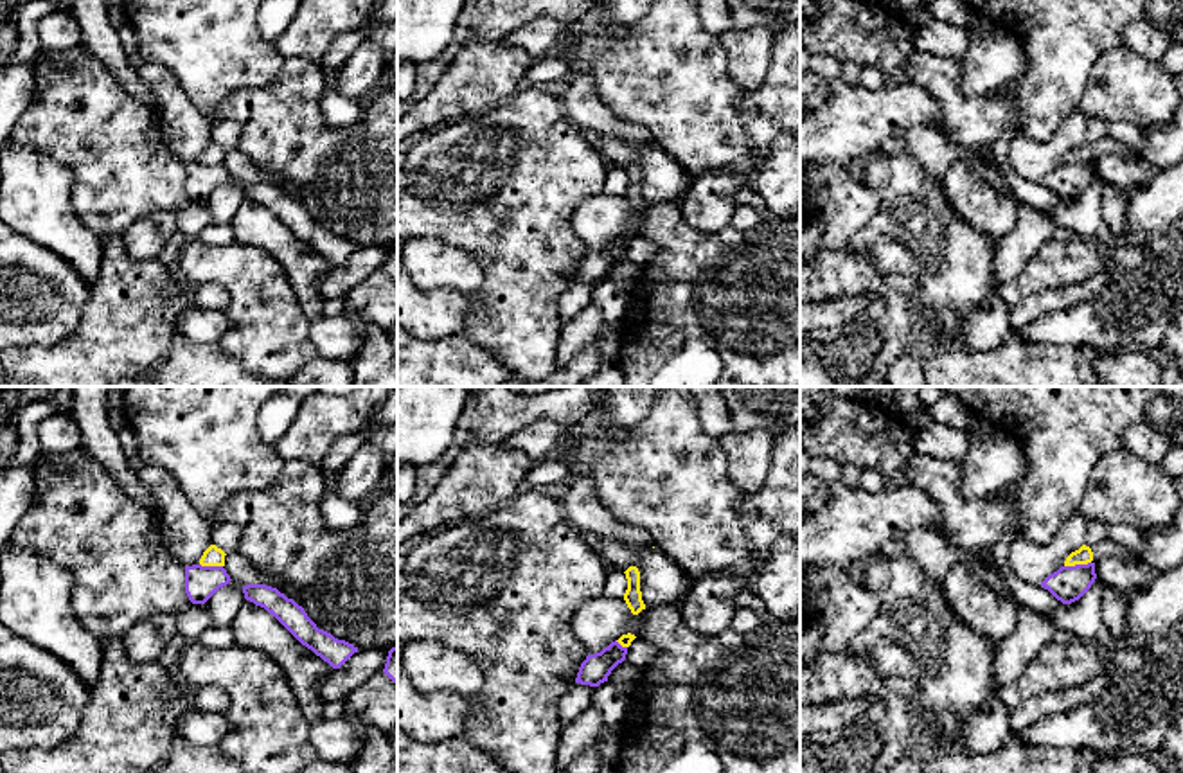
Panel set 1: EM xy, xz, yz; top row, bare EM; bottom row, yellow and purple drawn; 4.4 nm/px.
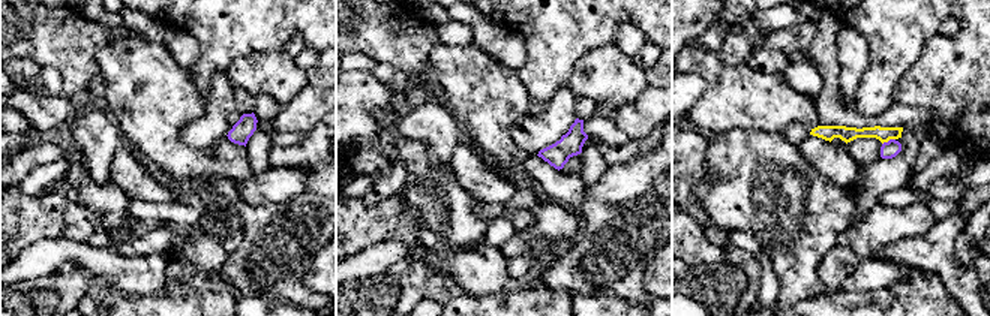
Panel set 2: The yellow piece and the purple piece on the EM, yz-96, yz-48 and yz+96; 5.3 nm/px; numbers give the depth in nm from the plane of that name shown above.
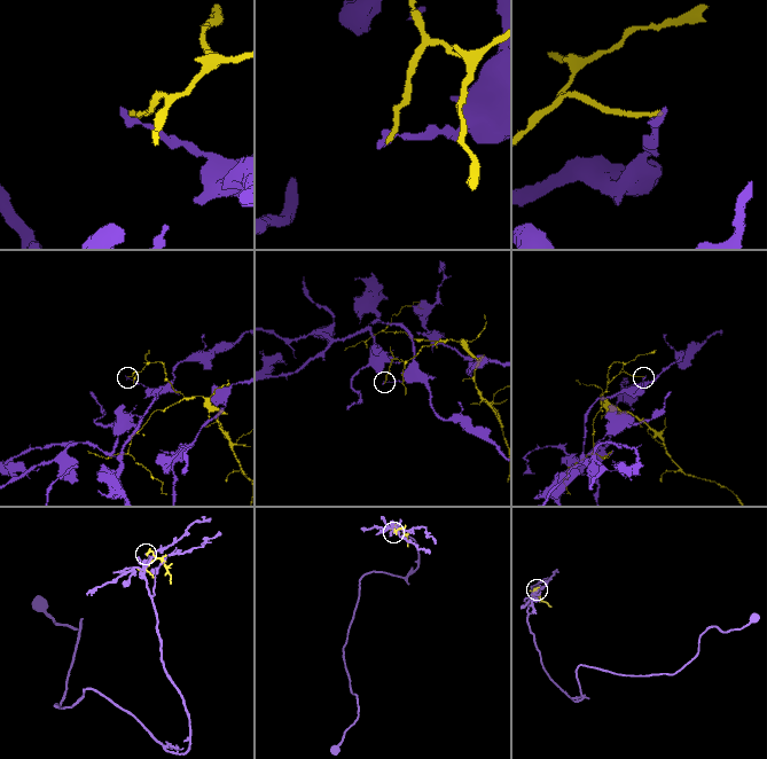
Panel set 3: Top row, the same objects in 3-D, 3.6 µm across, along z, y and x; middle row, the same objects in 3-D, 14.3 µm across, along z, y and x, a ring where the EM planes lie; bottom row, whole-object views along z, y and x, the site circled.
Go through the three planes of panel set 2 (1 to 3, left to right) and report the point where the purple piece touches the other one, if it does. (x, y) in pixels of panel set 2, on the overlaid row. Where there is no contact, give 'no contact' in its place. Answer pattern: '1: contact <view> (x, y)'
1: no contact
2: no contact
3: contact yz+96 (888, 140)

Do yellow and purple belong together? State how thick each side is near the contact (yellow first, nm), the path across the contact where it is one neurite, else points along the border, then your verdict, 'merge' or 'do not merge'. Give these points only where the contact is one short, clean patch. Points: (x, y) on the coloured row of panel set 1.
80/160 nm | do not merge

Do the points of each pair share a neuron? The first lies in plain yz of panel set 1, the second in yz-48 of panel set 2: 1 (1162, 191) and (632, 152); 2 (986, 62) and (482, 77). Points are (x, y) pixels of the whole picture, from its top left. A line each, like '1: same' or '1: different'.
1: different
2: different

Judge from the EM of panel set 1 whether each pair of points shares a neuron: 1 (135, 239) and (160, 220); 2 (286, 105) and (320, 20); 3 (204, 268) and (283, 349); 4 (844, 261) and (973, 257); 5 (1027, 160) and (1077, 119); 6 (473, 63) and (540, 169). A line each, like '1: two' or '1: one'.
1: one
2: two
3: one
4: two
5: one
6: two

